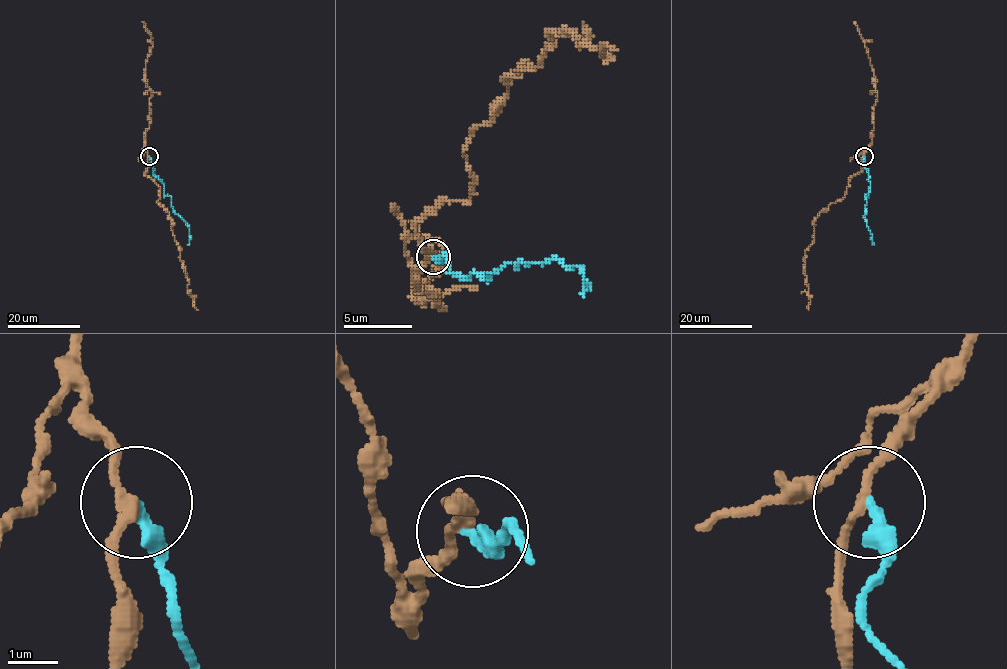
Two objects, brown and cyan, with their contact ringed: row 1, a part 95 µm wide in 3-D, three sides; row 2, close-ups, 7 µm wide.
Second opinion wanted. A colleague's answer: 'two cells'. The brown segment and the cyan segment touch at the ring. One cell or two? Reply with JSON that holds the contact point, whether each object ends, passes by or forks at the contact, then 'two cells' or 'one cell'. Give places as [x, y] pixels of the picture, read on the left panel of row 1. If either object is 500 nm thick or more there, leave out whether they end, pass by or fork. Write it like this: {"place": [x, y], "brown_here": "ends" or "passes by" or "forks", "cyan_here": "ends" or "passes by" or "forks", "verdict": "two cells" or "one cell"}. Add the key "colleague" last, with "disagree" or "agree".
{"place": [149, 156], "brown_here": "passes by", "cyan_here": "ends", "verdict": "two cells", "colleague": "agree"}

